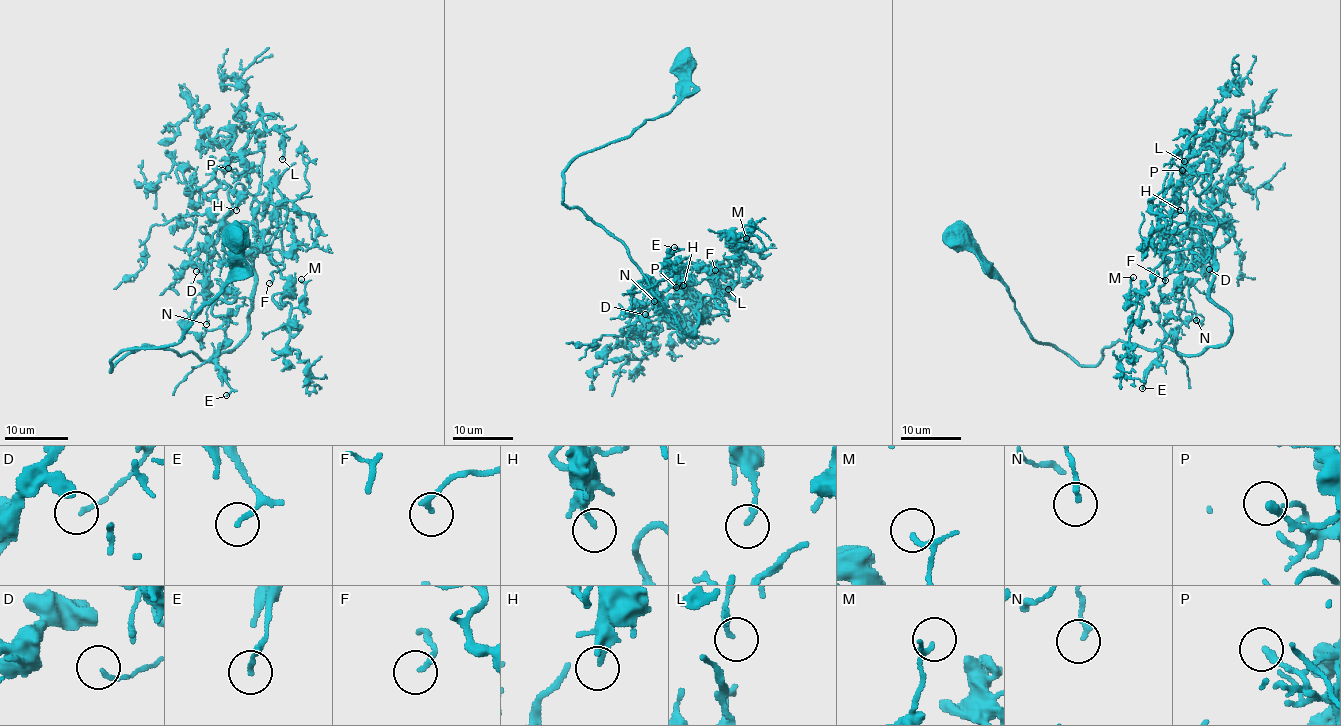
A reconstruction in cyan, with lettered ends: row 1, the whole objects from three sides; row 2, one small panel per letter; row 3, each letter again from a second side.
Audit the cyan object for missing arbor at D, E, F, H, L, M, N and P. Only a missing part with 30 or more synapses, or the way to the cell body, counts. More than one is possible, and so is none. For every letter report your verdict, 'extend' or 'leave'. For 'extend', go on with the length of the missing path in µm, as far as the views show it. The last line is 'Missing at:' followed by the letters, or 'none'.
D: leave
E: leave
F: extend | 20 µm
H: leave
L: leave
M: leave
N: leave
P: leave
Missing at: F

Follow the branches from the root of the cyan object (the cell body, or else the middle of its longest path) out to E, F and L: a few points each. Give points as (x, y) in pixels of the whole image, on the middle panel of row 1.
E: (682, 62), (668, 112), (563, 173), (563, 202), (616, 237), (650, 285), (673, 273), (674, 247)
F: (682, 62), (679, 101), (581, 153), (563, 202), (622, 243), (688, 336), (703, 296), (724, 301), (715, 270)
L: (682, 62), (679, 101), (581, 153), (563, 202), (688, 336), (728, 289)

